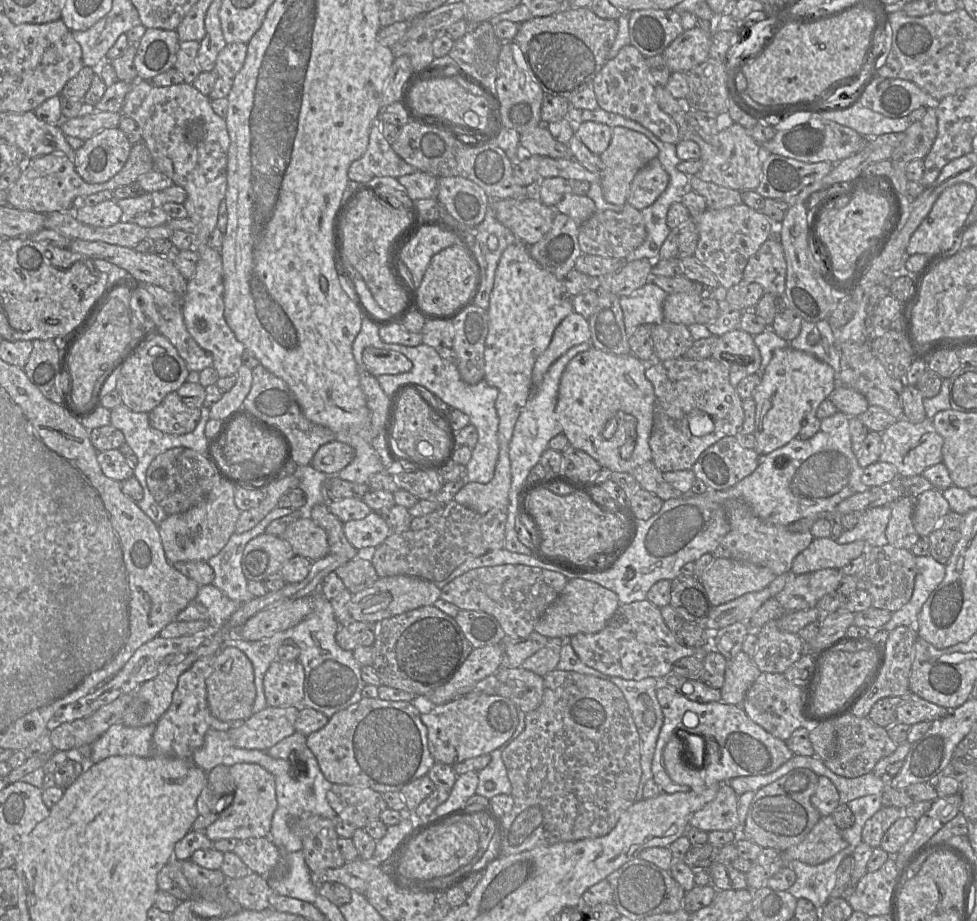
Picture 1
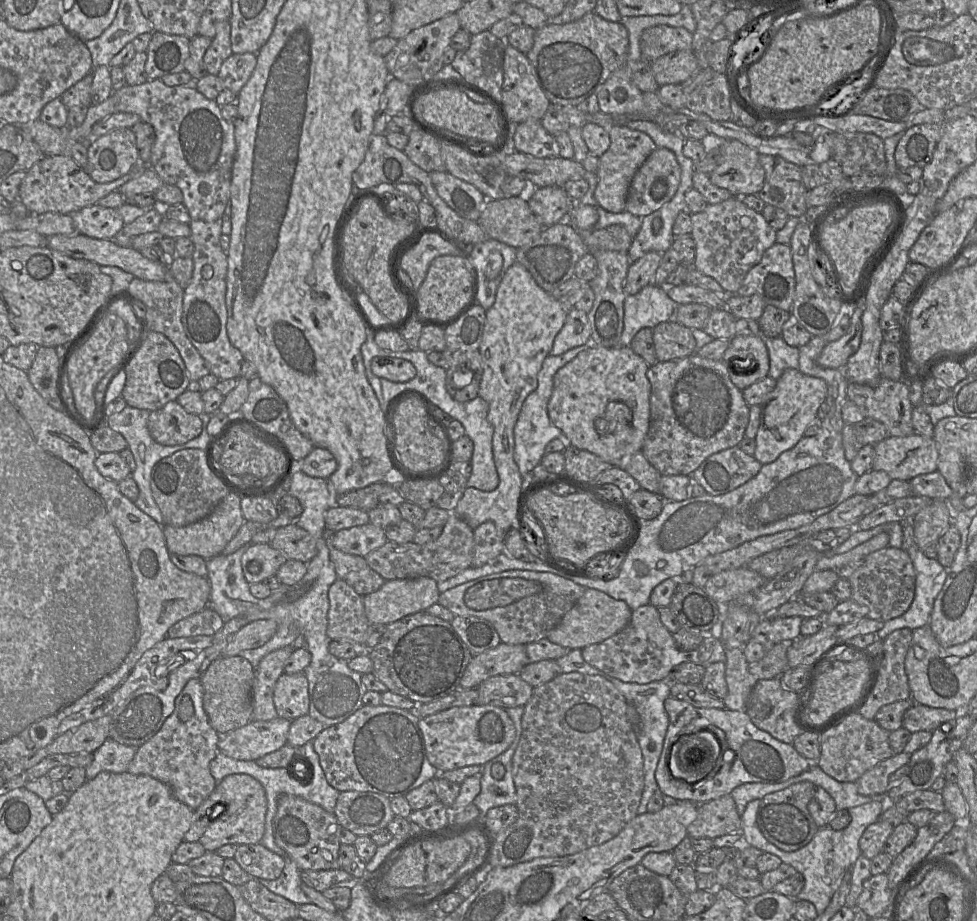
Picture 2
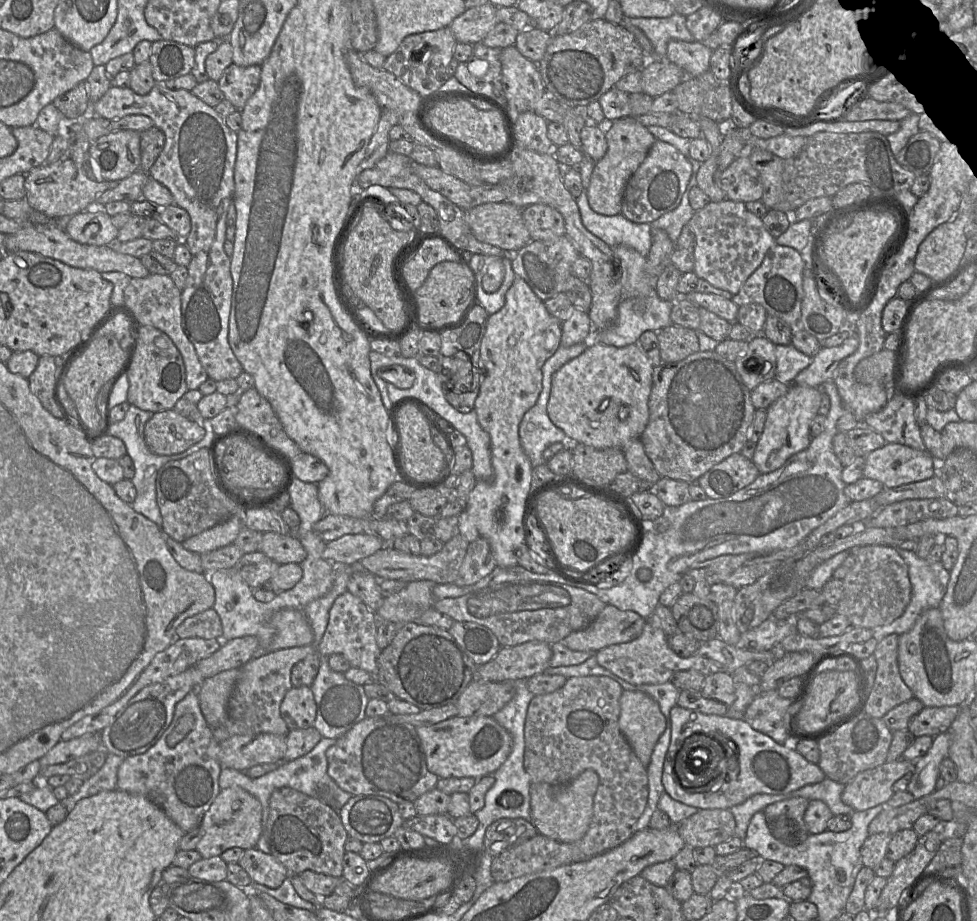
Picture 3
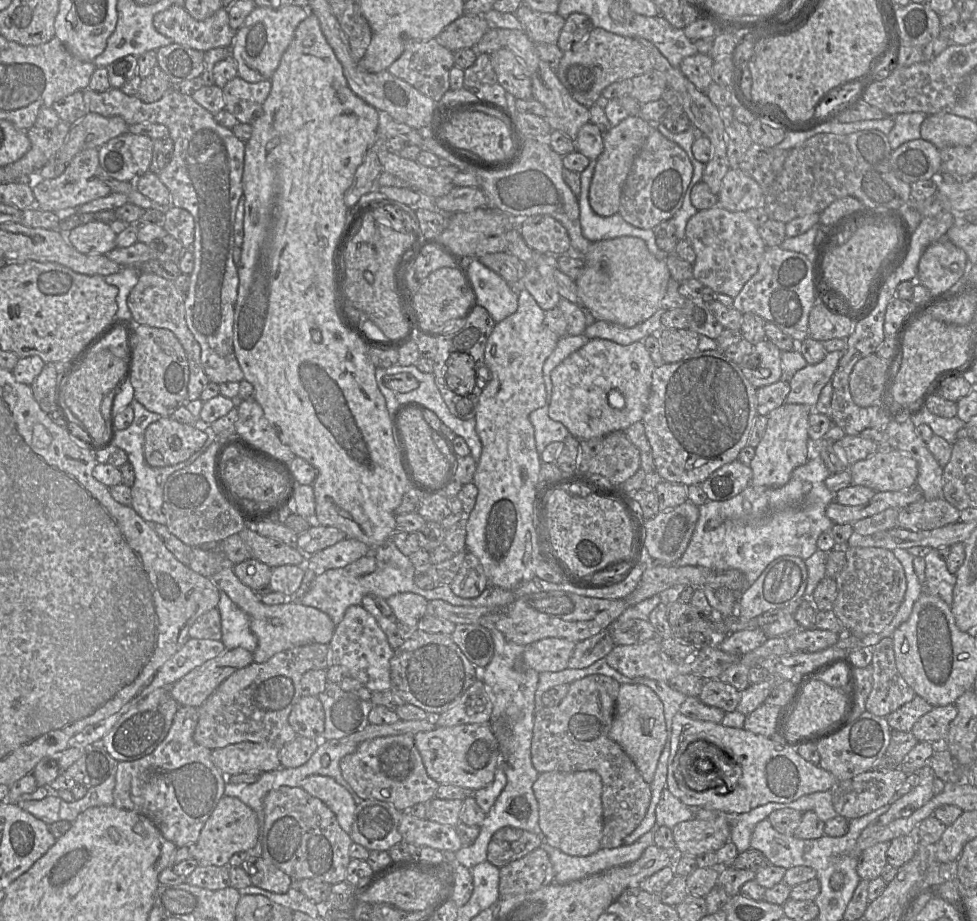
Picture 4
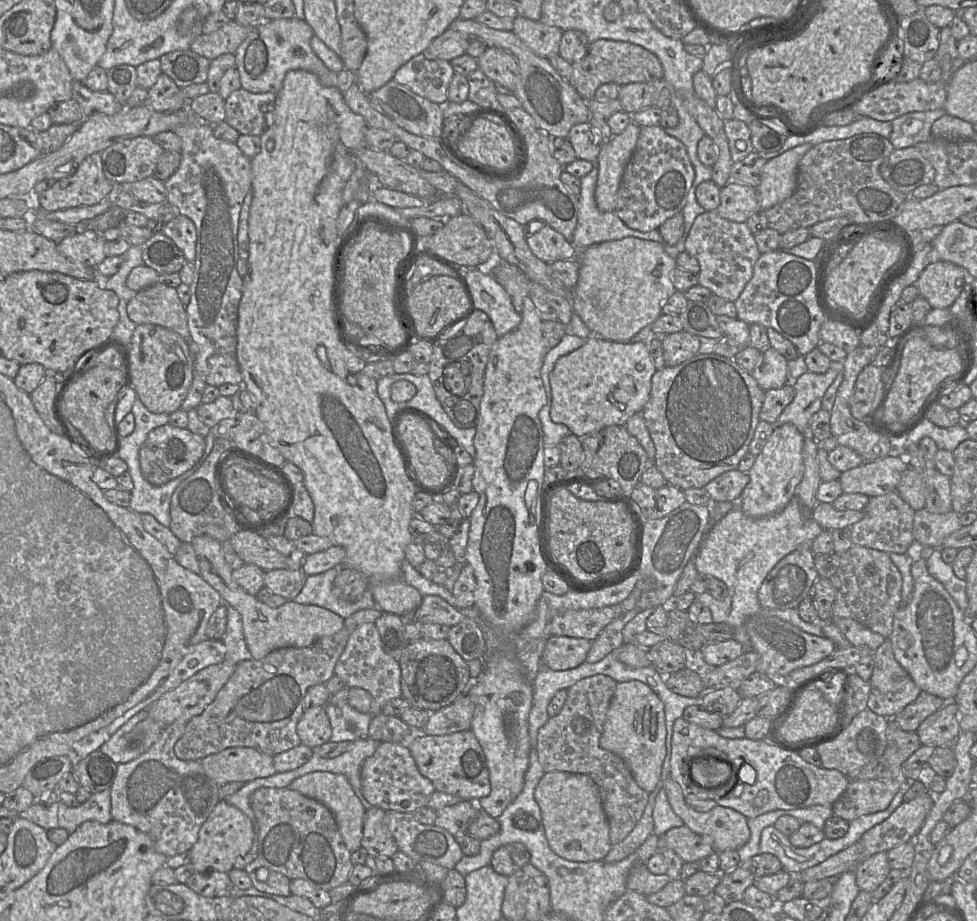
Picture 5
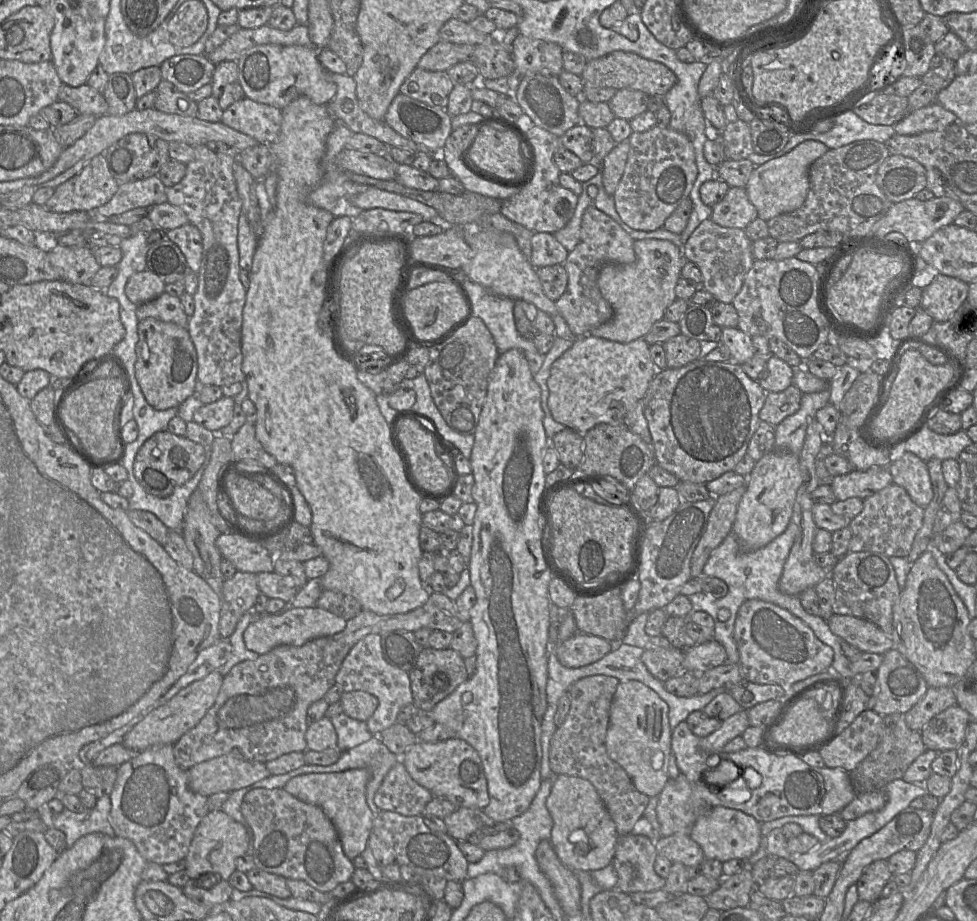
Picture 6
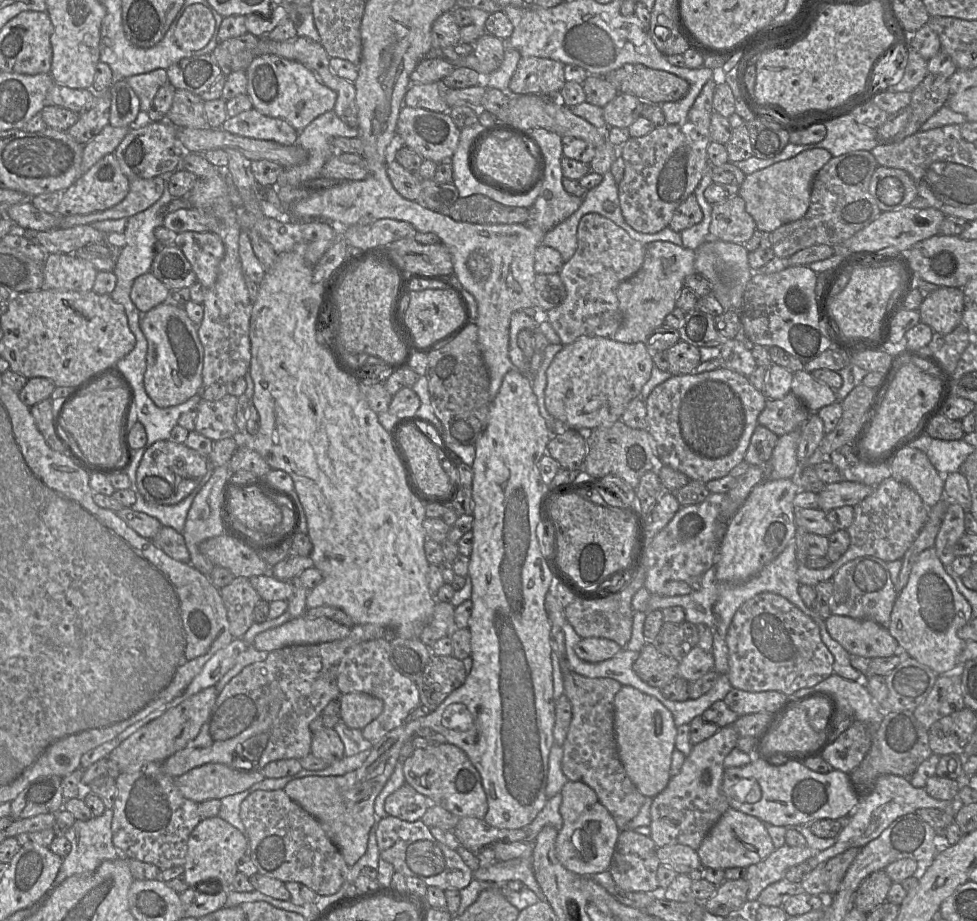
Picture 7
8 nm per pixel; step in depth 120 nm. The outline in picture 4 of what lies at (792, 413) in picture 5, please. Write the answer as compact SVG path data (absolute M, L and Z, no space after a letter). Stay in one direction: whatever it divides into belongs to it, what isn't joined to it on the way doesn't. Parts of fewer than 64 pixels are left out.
M845 351L828 352L817 364L808 364L797 371L790 381L786 403L805 404L814 409L824 386L831 381Z

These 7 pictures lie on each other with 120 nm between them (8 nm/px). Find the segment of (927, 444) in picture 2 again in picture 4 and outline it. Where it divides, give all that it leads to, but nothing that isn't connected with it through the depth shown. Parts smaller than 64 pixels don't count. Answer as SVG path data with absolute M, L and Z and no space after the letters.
M881 447L874 455L850 466L851 485L861 485L875 492L899 491L916 485L917 462L909 455Z

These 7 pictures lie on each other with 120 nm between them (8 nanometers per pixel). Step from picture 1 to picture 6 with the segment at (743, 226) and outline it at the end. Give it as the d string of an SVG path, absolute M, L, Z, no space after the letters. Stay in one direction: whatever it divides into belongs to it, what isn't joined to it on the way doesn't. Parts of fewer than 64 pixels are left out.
M706 219L699 224L685 243L683 256L700 269L703 275L701 288L711 293L719 302L733 303L755 261L752 255L752 243L744 229L720 226L711 219Z

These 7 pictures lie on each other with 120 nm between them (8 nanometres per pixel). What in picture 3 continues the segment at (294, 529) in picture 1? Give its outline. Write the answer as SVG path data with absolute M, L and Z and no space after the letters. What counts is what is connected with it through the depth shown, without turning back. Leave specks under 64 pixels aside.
M264 532L259 551L279 564L301 564L307 552L296 535L282 535L275 532Z

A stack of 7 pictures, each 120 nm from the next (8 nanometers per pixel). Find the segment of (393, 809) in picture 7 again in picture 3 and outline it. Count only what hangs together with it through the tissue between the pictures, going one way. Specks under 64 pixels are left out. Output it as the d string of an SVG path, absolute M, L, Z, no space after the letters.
M365 717L339 737L326 751L327 772L335 783L353 796L379 795L400 804L414 802L424 793L436 788L439 777L430 772L422 742L415 726L405 722L391 722L384 717Z

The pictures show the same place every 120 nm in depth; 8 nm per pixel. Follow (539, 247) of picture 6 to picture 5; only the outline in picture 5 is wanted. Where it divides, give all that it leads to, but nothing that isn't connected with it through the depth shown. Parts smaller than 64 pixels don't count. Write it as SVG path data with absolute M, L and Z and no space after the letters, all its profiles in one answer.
M541 221L525 226L525 236L533 254L546 263L575 259L578 250L561 233Z

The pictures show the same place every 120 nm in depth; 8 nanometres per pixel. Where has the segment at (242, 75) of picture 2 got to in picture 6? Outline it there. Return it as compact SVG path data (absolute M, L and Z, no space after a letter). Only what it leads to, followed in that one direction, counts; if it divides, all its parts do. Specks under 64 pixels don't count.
M245 97L223 112L221 122L260 143L272 144L280 135L282 110Z

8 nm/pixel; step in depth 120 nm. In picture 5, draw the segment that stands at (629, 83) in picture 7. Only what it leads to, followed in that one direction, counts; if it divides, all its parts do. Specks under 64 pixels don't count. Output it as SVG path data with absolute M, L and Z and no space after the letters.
M599 39L587 45L584 57L571 63L573 73L570 84L587 102L595 99L595 91L603 84L648 83L663 80L664 70L659 59L645 48L624 41Z

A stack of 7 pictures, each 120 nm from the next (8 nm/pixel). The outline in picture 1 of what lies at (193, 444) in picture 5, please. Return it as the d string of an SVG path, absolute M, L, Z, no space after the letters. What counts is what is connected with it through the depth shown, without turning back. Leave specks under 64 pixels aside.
M177 391L171 392L149 413L150 425L167 434L192 432L201 418L201 411L185 403Z

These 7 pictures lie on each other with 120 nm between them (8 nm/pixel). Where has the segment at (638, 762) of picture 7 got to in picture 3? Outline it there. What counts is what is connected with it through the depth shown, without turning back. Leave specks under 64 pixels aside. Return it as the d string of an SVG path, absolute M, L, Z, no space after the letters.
M622 690L619 705L619 729L646 768L653 749L665 730L665 716L658 703L641 691Z

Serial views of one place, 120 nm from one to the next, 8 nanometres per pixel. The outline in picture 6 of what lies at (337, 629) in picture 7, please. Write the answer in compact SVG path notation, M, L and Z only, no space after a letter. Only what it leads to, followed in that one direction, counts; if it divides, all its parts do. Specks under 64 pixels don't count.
M293 607L284 613L257 615L259 616L246 628L244 641L249 650L259 655L280 645L302 646L313 639L334 635L343 631L347 624L345 619L318 607Z

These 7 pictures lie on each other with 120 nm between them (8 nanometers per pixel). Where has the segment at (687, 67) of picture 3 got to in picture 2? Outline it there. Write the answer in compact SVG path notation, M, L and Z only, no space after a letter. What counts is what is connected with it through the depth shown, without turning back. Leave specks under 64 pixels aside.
M658 25L646 29L640 39L641 59L652 62L668 53L691 50L693 34L682 27Z

